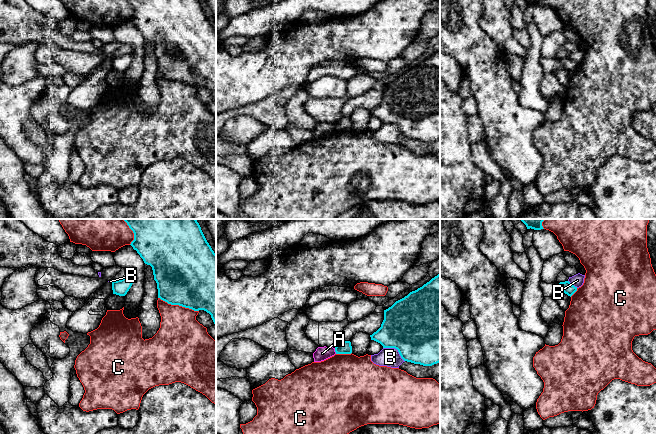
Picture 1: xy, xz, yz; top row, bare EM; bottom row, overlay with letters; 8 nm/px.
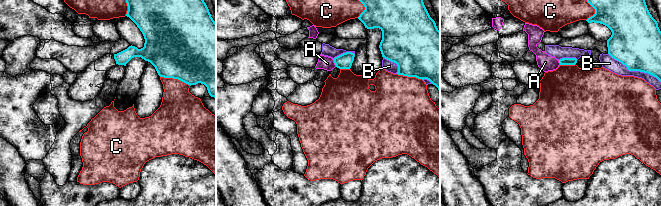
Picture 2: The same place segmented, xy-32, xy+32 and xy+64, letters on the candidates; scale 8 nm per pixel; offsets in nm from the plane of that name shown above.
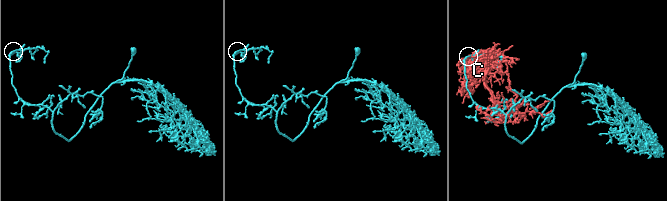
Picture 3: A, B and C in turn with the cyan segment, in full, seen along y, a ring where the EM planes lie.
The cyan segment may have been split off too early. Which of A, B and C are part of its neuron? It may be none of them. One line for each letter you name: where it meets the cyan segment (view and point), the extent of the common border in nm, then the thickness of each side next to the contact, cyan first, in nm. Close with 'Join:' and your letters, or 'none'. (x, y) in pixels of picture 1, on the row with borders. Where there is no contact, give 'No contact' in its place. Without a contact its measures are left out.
Join: none

